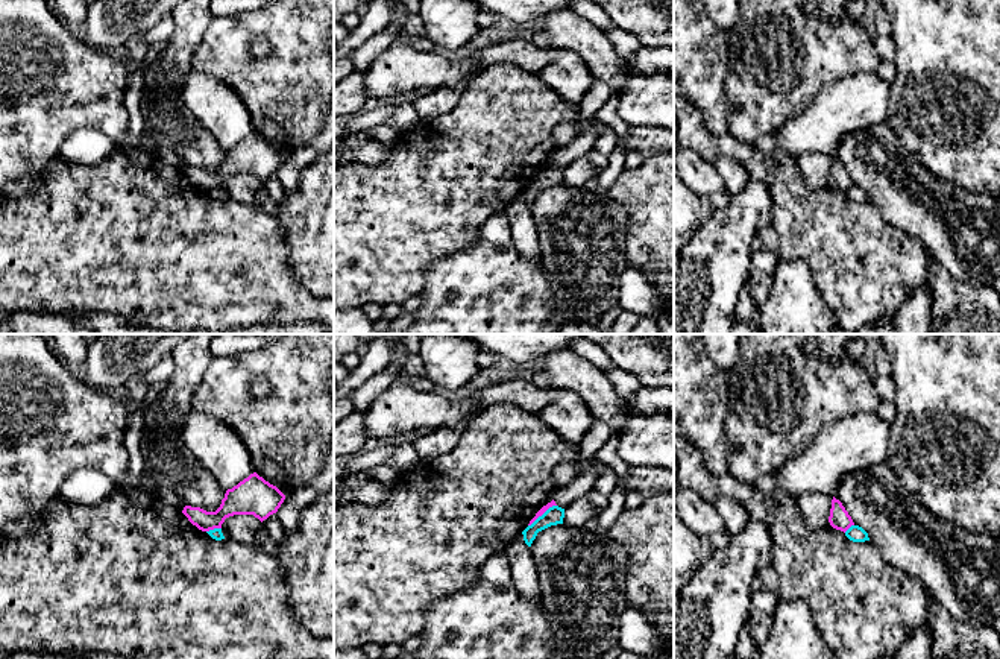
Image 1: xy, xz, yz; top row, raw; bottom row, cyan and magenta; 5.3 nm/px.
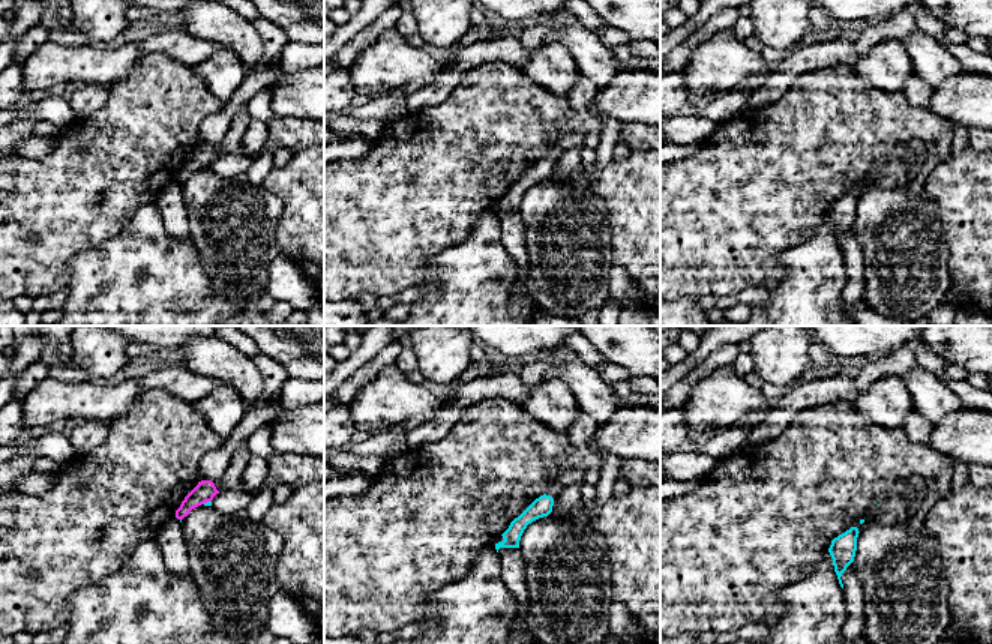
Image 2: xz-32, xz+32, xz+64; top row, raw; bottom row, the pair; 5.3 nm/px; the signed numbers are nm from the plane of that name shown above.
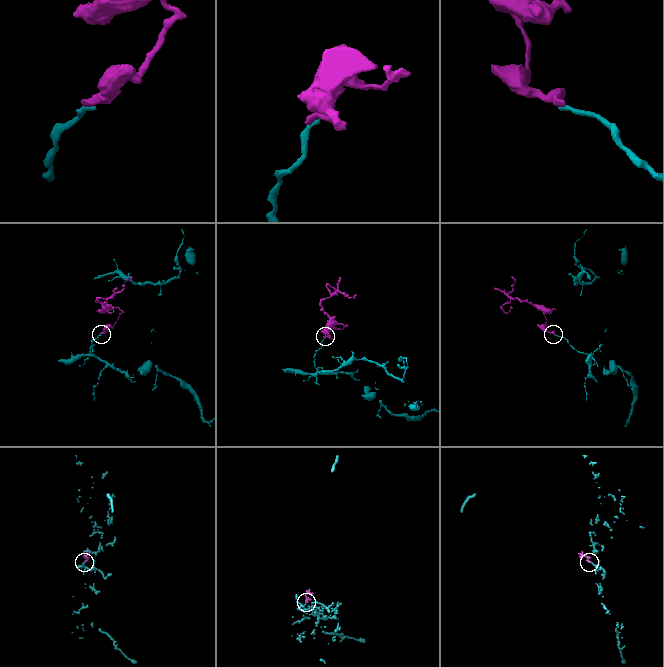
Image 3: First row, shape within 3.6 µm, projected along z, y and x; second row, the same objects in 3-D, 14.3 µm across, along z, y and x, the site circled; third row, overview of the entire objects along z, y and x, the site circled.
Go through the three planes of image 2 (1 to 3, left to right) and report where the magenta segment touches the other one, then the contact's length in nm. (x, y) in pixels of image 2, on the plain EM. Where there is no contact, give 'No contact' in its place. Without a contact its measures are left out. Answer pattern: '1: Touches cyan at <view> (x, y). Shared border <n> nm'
1: Touches cyan at xz-32 (207, 165). Shared border 50 nm
2: No contact
3: No contact

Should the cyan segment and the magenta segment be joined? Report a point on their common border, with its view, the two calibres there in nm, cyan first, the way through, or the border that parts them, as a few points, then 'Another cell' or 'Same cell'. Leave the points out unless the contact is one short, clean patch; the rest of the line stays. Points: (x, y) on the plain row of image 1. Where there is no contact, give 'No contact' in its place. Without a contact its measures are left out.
Touches cyan at xz (544, 173). Thickness 100 nm (cyan) against 40 nm. Boundary: xz (556, 164), (550, 166), (528, 186). Another cell

